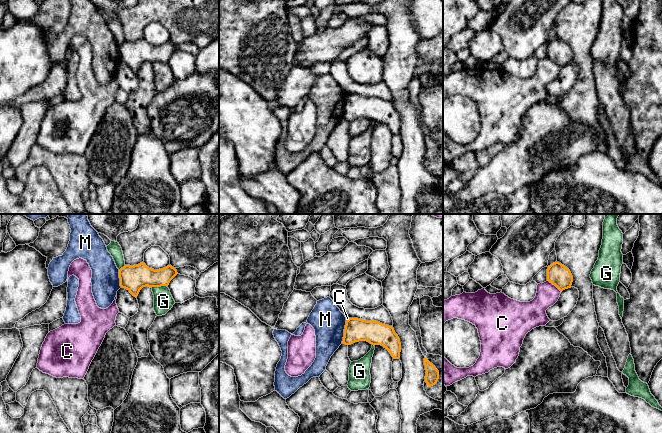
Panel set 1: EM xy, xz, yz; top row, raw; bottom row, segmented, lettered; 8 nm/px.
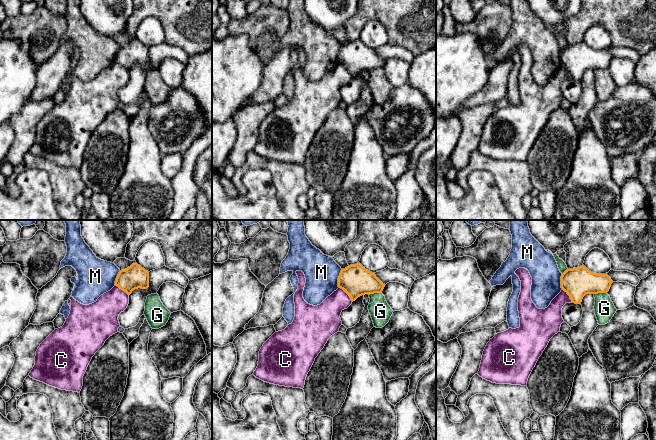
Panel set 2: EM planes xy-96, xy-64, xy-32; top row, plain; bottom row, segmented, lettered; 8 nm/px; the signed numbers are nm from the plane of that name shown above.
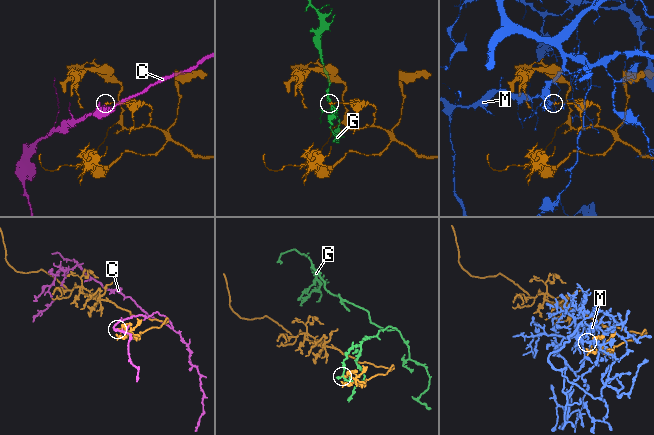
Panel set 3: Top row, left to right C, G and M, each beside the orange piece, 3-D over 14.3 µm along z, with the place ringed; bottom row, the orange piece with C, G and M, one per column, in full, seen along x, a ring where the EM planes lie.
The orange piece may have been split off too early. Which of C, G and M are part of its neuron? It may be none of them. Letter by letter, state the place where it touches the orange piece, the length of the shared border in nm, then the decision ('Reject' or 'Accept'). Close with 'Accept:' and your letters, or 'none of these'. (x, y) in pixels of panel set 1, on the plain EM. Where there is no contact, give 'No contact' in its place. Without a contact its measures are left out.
C: Touches orange at yz (554, 60). Shared border 150 nm. Reject
G: Touches orange at xy (158, 62). Shared border 130 nm. Reject
M: Touches orange at xz (344, 108). Shared border 180 nm. Reject
Accept: none of these

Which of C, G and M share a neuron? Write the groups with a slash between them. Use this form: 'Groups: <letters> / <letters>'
Groups: C / G / M

